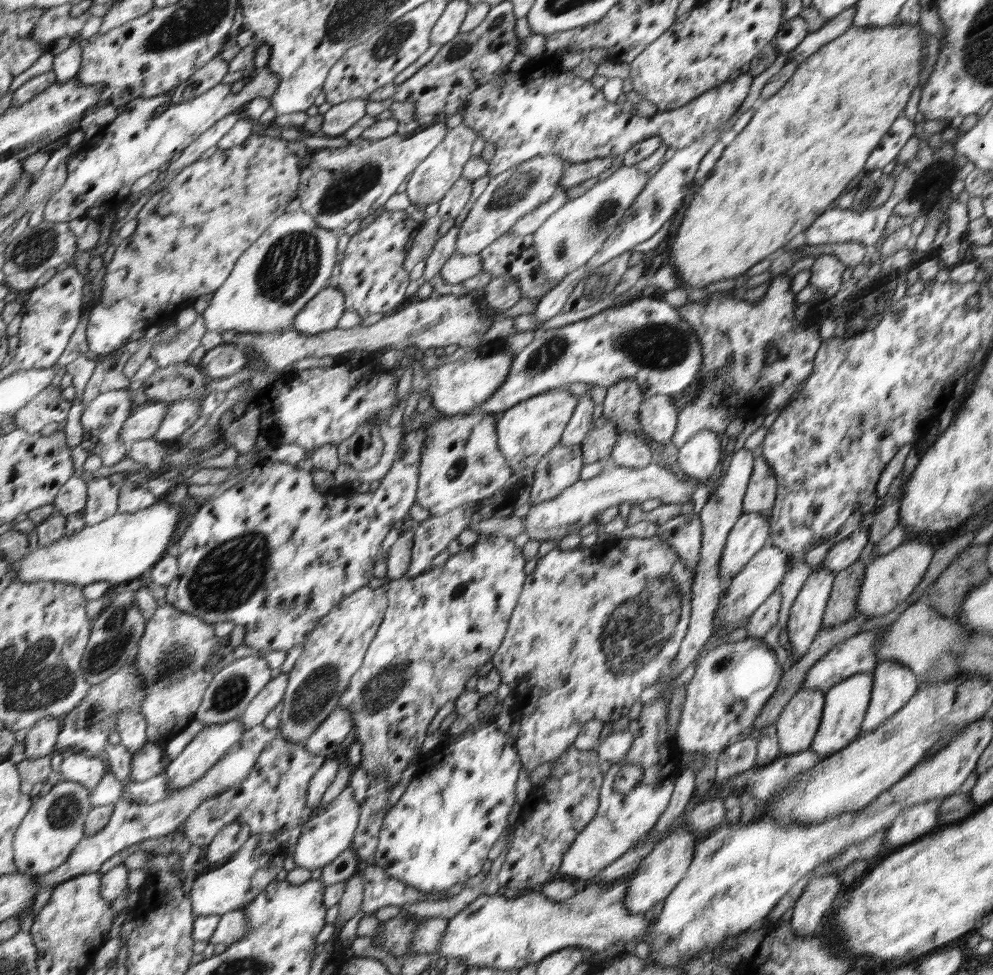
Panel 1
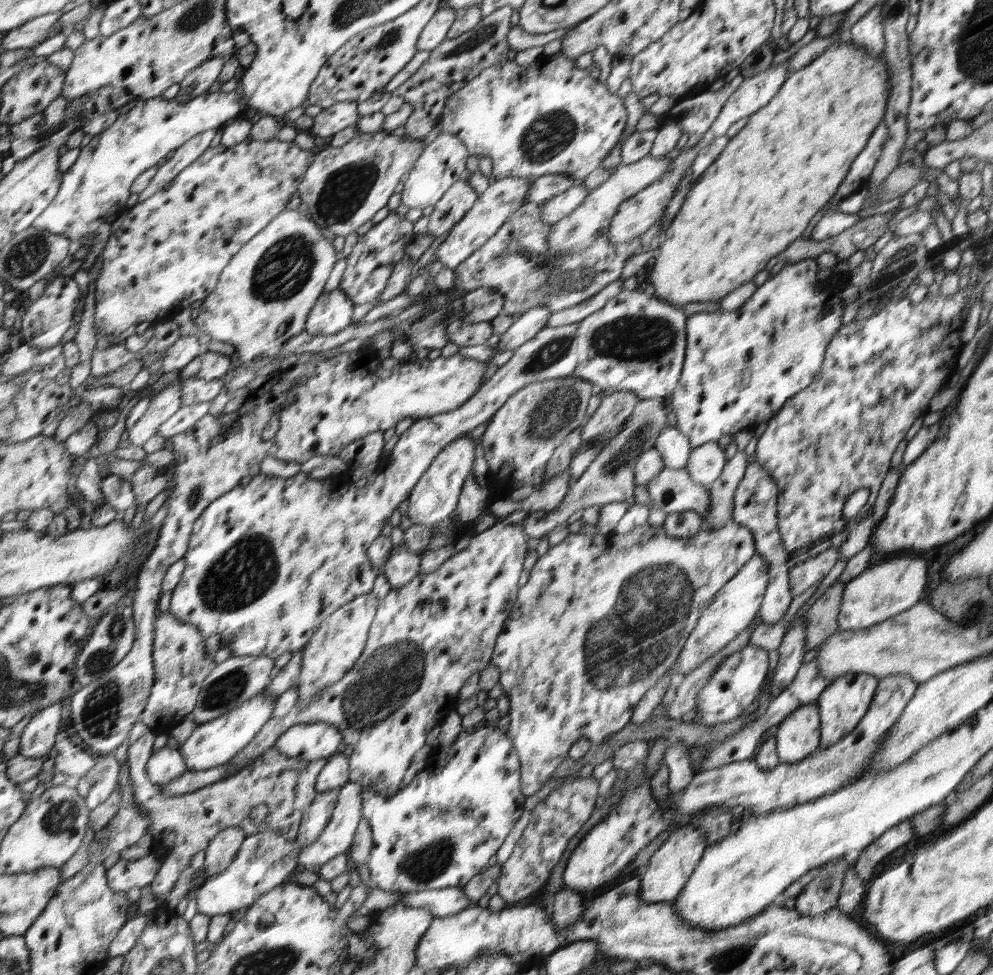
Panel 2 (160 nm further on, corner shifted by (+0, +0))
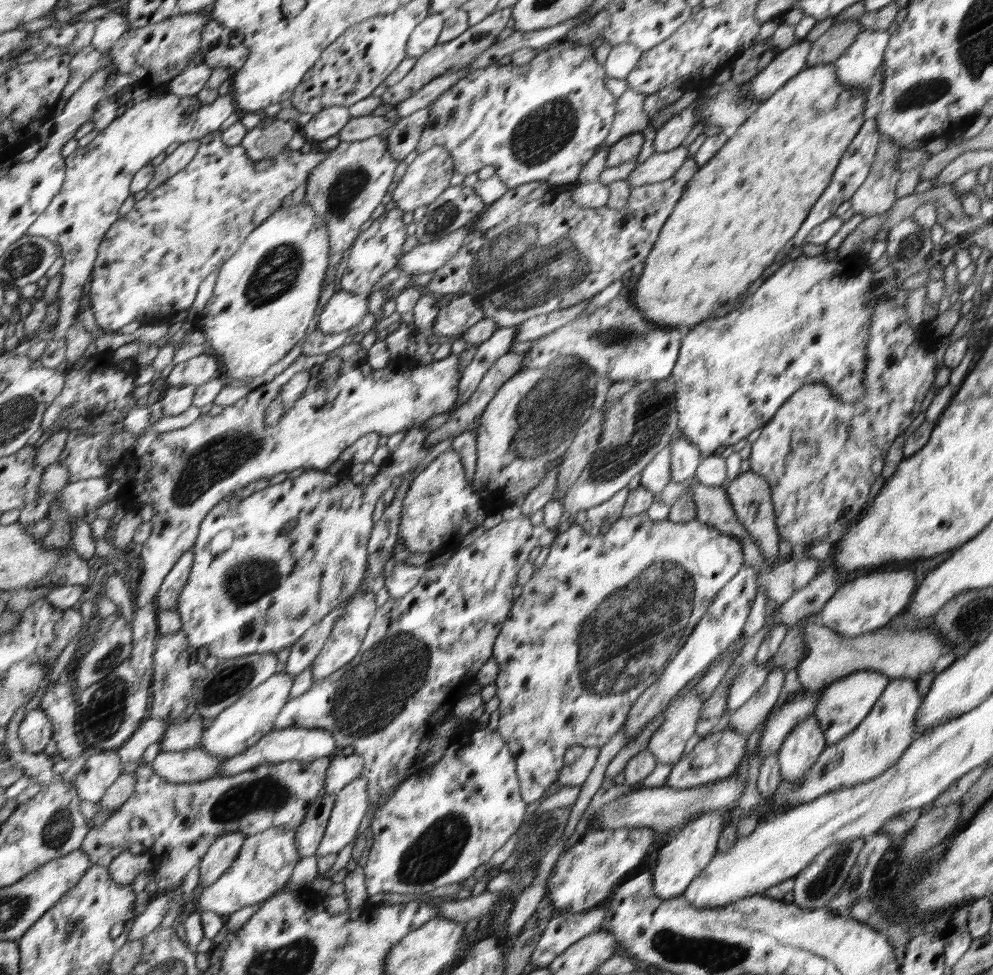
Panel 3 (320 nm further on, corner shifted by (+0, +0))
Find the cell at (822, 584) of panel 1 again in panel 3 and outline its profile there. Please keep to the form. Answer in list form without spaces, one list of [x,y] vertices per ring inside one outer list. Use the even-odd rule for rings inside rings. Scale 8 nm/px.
[[[774,668],[770,672],[770,677],[765,681],[764,686],[744,707],[737,711],[729,712],[730,719],[727,726],[731,726],[738,734],[746,734],[749,737],[756,726],[764,723],[767,716],[772,711],[784,684],[786,669]]]

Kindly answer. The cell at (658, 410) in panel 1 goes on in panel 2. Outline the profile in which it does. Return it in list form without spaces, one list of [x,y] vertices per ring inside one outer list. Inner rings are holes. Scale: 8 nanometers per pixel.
[[[665,424],[654,447],[661,452],[665,466],[676,469],[686,468],[693,449],[686,436],[668,424]]]

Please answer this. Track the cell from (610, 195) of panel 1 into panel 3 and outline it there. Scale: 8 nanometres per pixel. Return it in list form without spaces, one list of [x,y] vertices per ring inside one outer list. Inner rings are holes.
[[[680,145],[679,148],[669,152],[652,153],[647,160],[630,172],[625,180],[628,188],[640,188],[646,184],[665,182],[668,178],[672,178],[687,160],[687,152],[688,149]]]

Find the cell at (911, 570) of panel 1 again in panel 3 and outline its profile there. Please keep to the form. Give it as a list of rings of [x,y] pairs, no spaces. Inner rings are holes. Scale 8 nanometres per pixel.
[[[908,569],[875,572],[853,579],[836,589],[830,600],[819,610],[820,623],[842,637],[878,631],[909,605],[916,587],[915,572]]]

